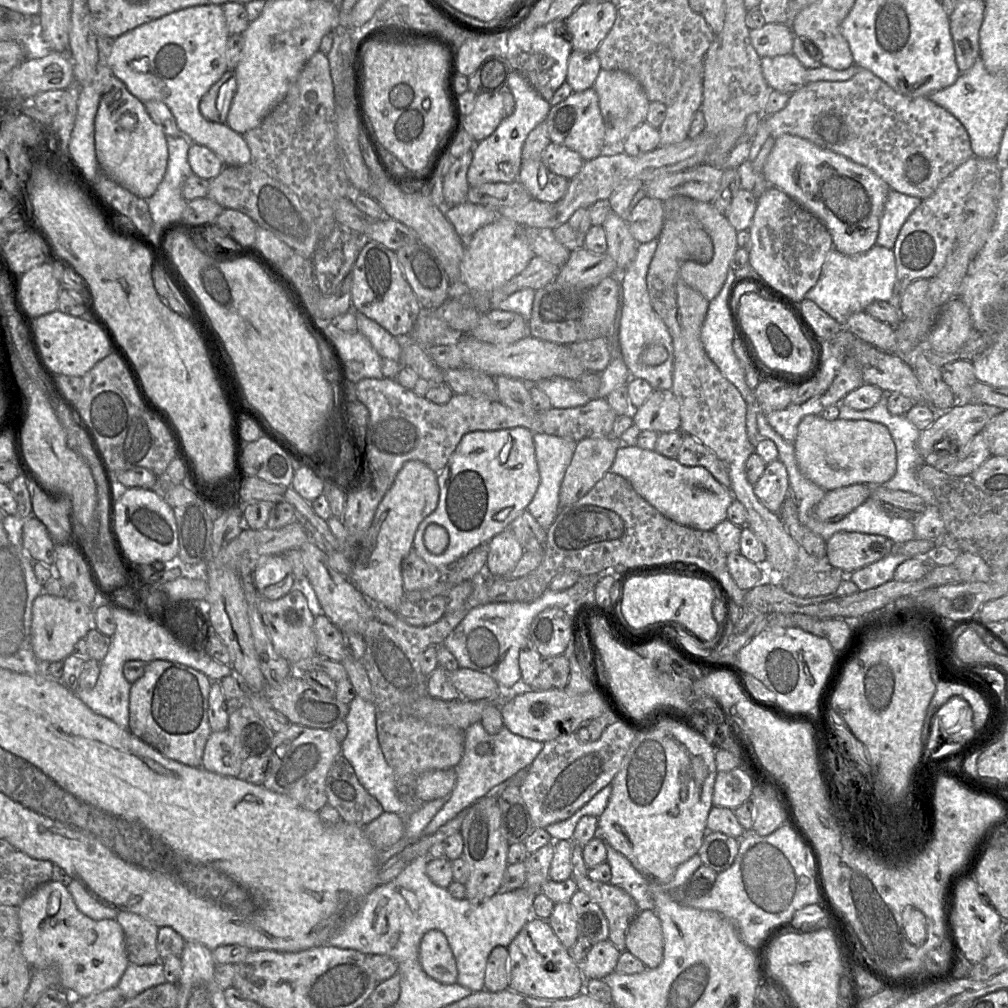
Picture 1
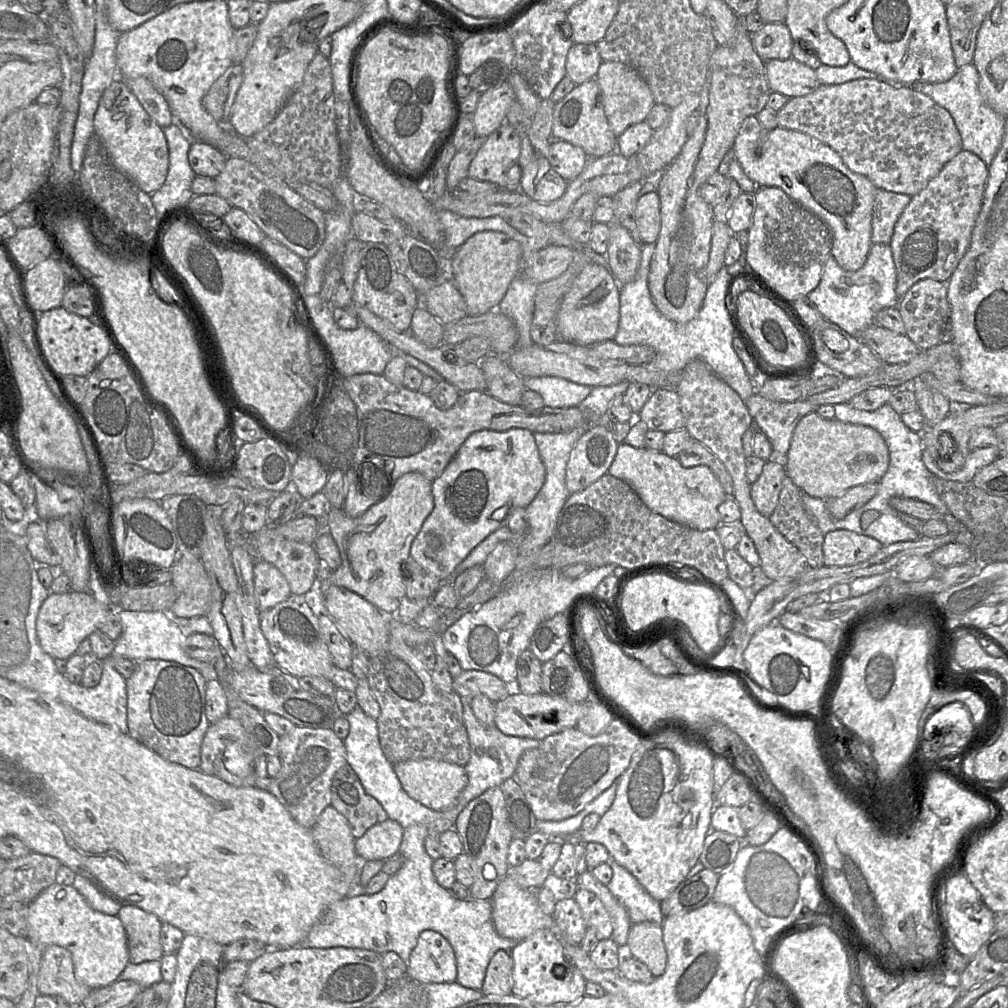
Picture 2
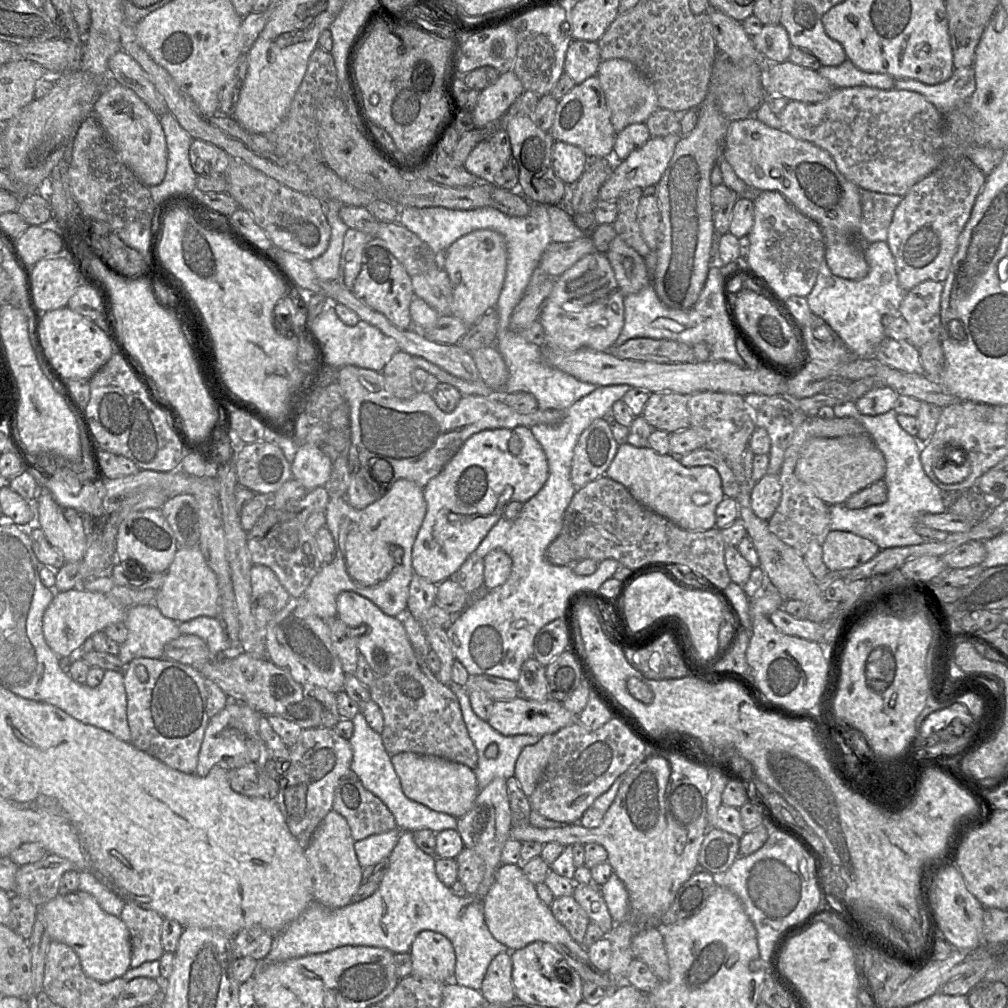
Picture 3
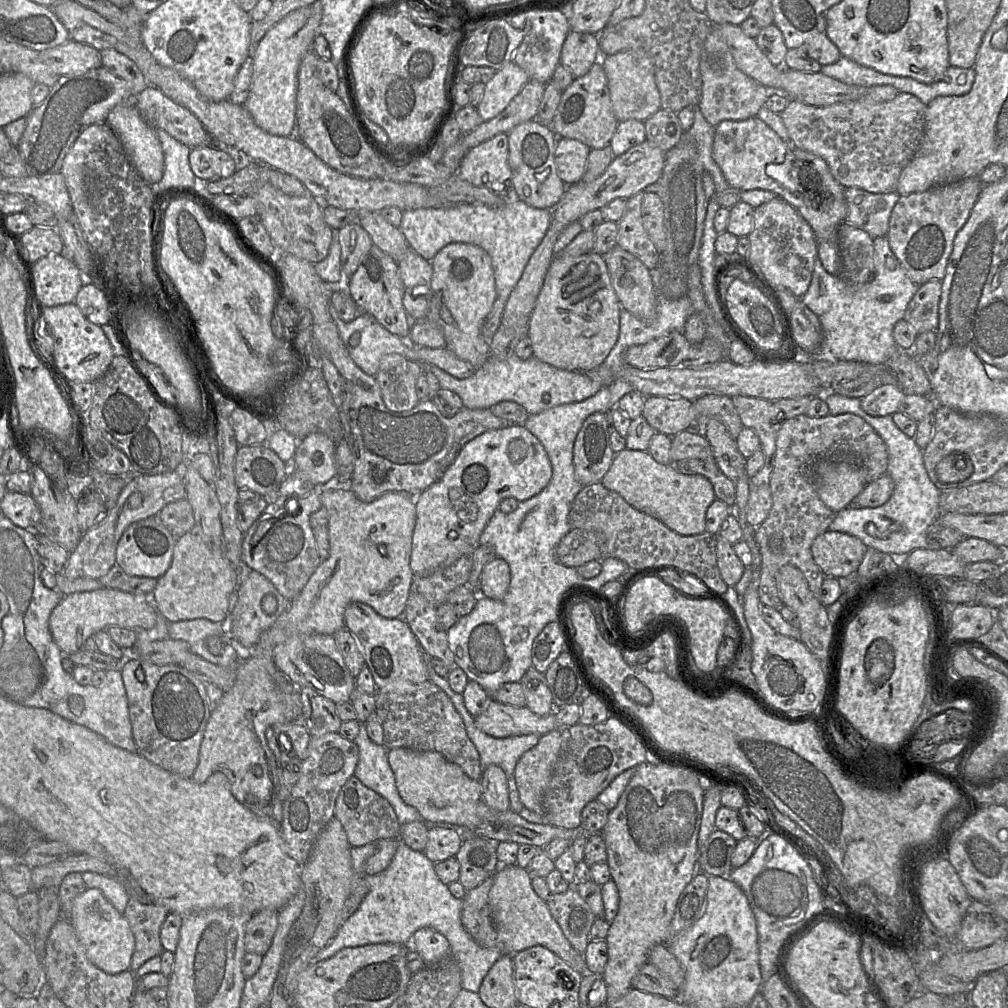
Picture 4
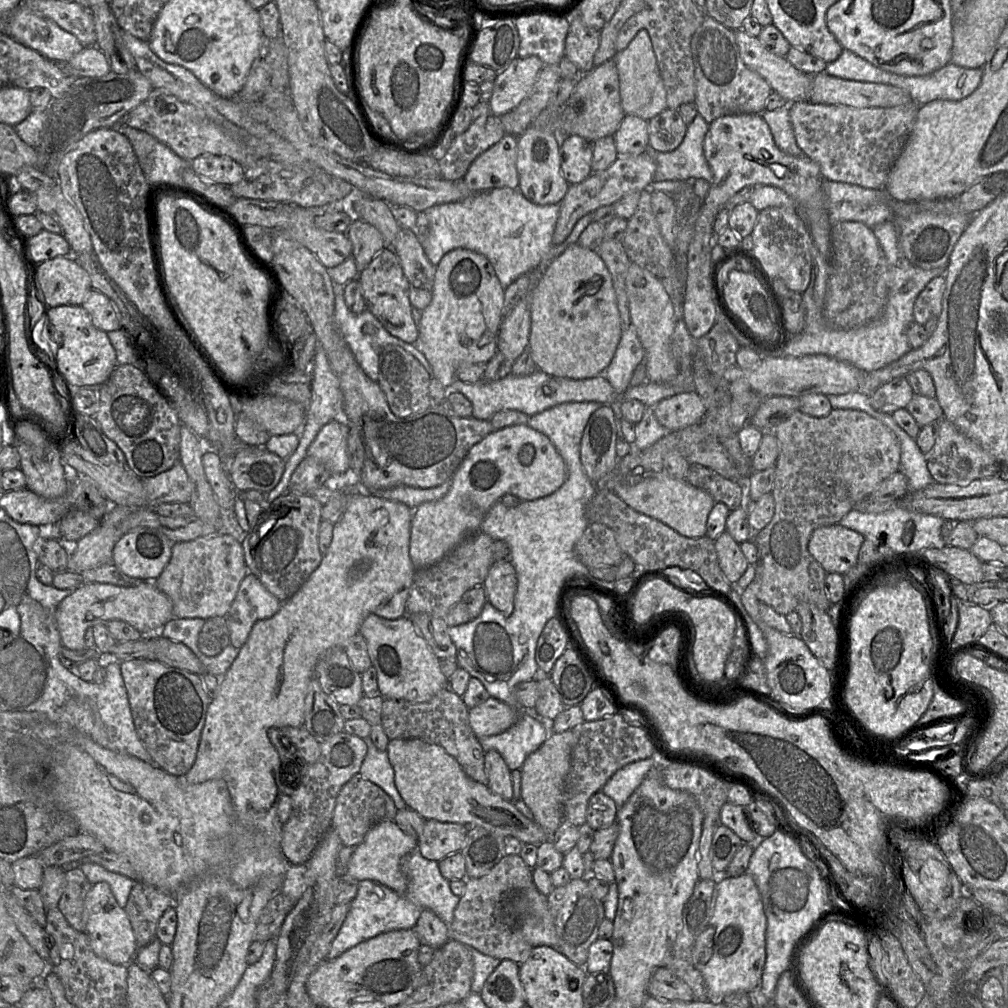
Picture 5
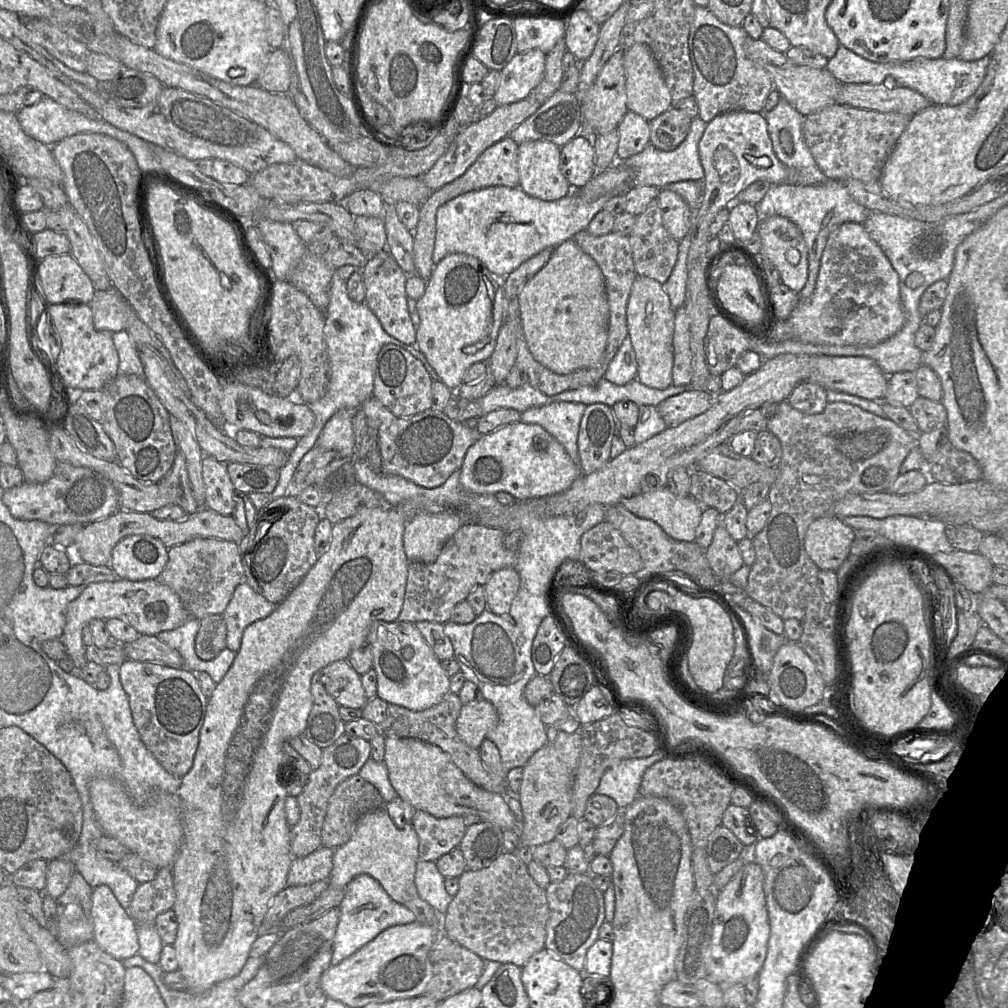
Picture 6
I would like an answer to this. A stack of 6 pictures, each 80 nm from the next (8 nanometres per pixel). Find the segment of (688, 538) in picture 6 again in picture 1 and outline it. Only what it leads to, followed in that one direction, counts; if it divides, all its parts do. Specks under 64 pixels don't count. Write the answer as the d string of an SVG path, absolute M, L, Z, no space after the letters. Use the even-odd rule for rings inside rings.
M620 444L611 468L608 470L625 478L634 490L666 518L698 530L708 531L727 519L727 509L734 500L730 489L720 484L703 466L684 466L676 458L665 457L655 450Z

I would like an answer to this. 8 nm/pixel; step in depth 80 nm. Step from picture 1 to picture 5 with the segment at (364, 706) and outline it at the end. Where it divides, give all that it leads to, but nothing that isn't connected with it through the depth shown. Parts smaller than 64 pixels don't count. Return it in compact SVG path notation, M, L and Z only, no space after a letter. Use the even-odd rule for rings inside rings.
M370 736L362 739L365 740L368 750L359 774L364 779L382 788L391 797L398 810L407 808L407 804L396 788L394 770L387 751L378 750L371 741Z

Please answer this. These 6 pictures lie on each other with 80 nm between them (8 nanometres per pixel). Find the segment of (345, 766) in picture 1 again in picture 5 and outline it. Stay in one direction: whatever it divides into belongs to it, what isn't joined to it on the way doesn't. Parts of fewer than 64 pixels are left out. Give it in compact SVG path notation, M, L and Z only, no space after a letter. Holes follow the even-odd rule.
M358 772L339 791L331 827L338 833L343 846L356 847L373 826L383 821L394 821L397 811L391 797L378 785L364 779Z

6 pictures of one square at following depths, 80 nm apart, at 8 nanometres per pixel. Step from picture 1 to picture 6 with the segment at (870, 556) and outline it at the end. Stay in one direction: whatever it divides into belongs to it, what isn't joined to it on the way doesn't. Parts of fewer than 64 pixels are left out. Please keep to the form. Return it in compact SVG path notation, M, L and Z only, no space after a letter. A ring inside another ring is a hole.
M837 516L821 517L808 527L804 548L820 570L836 571L850 554L855 530Z

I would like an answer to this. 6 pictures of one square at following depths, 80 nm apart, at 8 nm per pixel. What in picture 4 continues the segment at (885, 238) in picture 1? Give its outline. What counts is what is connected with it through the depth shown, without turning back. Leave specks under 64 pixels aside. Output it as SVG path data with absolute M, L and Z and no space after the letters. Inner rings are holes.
M858 187L844 190L847 215L845 222L866 231L873 239L886 236L891 213L900 195L896 192L872 193Z

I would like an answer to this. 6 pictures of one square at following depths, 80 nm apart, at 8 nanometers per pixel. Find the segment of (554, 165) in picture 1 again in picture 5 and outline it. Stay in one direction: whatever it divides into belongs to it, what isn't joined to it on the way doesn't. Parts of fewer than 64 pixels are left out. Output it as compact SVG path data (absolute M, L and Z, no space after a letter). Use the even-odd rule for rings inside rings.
M579 135L561 136L560 169L570 185L583 182L593 173L593 151L592 141Z

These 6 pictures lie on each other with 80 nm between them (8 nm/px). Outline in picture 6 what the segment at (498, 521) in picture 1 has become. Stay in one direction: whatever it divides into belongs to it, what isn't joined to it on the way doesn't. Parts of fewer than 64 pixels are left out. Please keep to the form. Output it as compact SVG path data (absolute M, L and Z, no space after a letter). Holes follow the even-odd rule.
M516 422L491 433L481 435L467 451L462 467L460 482L467 490L477 494L508 492L517 501L544 498L562 493L582 475L582 470L568 455L562 444L537 424ZM453 510L437 514L419 513L410 517L403 534L408 561L433 563L445 543L464 524L460 515Z

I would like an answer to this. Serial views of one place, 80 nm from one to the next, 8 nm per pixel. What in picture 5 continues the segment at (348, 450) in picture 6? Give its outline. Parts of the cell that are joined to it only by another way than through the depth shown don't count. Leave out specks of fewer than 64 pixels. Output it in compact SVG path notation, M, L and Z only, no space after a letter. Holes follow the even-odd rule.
M330 421L322 427L310 444L307 455L321 461L332 475L343 475L350 470L348 457L348 435L350 426L346 421Z

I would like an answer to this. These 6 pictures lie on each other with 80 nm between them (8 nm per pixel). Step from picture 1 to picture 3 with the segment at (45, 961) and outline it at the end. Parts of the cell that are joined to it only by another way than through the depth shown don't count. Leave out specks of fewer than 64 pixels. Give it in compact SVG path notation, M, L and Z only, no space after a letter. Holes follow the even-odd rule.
M84 891L58 894L38 907L51 941L70 946L78 955L84 973L97 981L109 982L122 977L130 968L131 941L126 924L119 916L106 913L96 899Z

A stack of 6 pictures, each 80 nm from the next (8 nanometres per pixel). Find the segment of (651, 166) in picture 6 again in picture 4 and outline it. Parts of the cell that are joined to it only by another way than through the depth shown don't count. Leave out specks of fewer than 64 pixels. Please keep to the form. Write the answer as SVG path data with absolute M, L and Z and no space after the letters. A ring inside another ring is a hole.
M696 107L694 123L687 131L687 136L696 142L699 160L704 167L704 172L710 173L714 179L716 191L723 192L731 187L723 183L720 168L713 158L714 131L715 127L705 119L700 109Z

